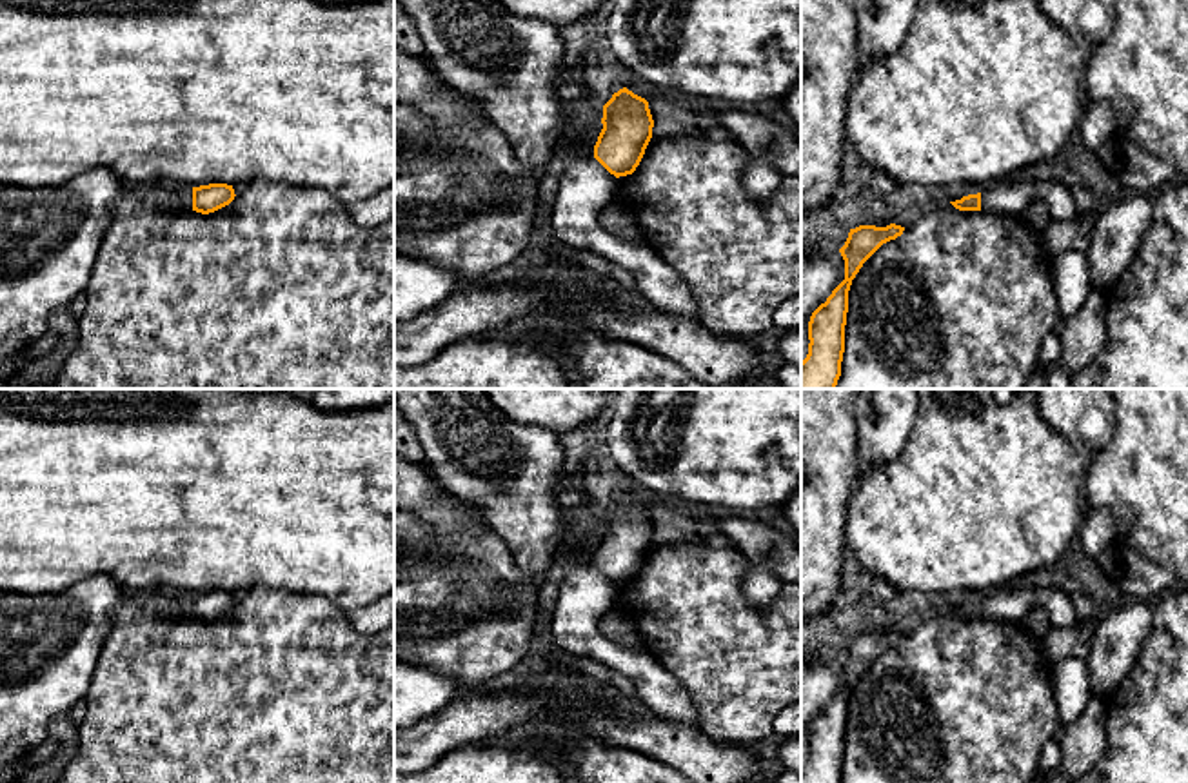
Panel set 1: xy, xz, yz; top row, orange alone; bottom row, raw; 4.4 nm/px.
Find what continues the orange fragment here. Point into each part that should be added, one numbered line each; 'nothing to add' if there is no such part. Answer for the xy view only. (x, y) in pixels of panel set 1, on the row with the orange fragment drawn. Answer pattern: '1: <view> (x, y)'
nothing to add

